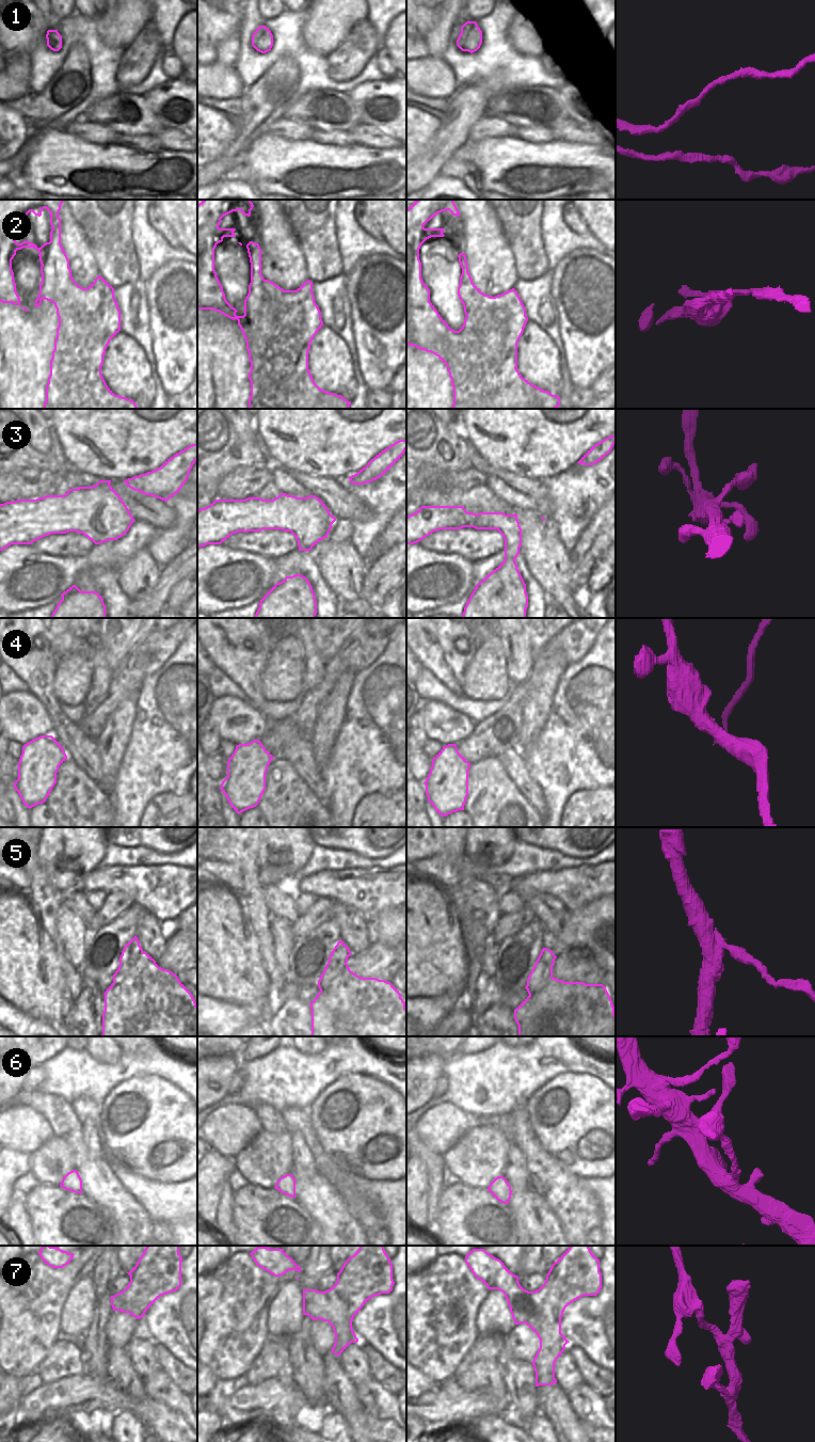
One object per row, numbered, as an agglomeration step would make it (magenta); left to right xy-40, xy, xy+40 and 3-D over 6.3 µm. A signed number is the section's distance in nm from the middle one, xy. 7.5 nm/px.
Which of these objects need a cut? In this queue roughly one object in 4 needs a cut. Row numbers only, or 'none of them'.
2, 5

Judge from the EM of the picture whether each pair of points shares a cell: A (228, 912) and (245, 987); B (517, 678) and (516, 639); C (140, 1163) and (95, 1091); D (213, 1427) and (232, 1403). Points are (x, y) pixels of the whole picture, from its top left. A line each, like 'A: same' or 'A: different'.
A: same
B: same
C: different
D: different

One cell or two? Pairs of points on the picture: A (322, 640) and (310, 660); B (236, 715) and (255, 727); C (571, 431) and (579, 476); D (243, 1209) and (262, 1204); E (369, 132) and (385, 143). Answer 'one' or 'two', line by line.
A: two
B: one
C: two
D: one
E: one

